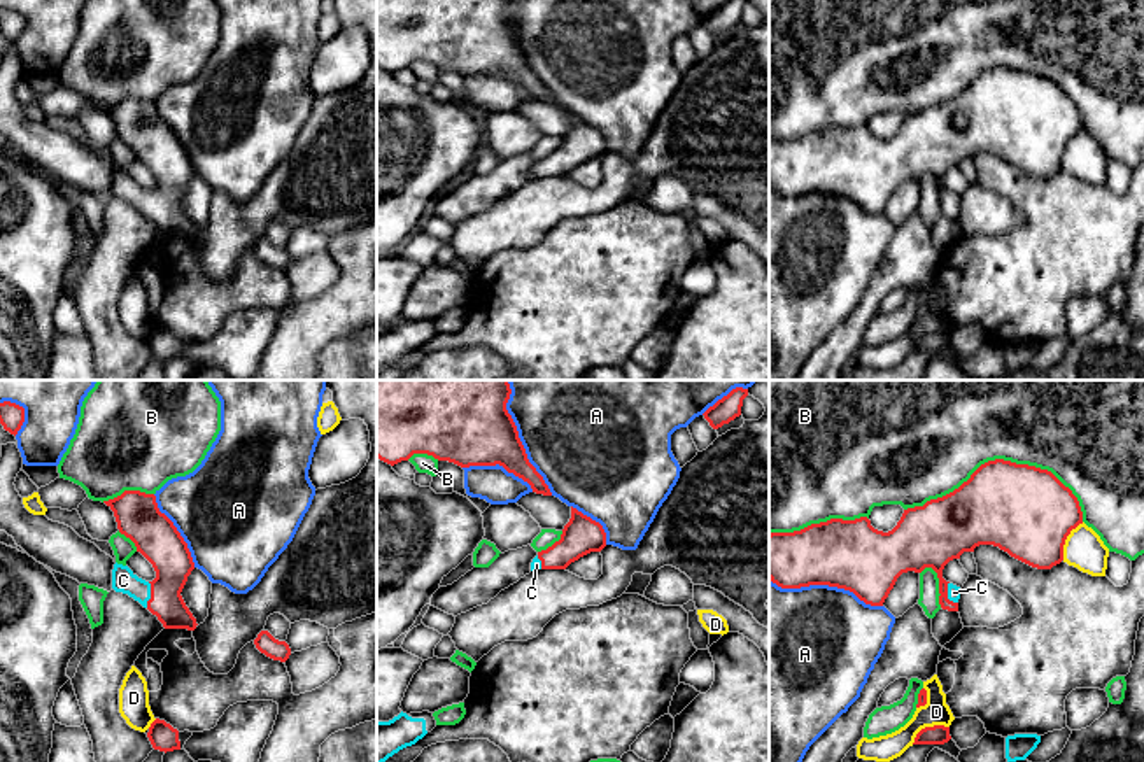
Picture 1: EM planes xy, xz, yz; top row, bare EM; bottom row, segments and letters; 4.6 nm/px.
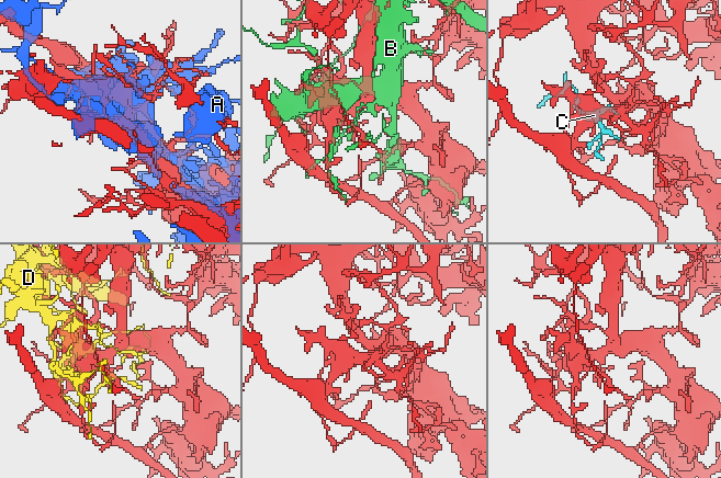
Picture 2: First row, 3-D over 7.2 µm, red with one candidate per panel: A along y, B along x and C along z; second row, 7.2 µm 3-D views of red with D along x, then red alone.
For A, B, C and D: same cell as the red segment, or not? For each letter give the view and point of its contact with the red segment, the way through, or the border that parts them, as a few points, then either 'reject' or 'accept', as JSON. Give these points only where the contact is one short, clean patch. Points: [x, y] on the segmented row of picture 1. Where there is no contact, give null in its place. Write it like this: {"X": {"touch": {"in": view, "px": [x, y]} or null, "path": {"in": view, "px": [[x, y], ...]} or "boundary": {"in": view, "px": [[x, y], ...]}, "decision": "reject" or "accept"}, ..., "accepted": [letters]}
{"A": {"touch": {"in": "xz", "px": [519, 438]}, "decision": "reject"}, "B": {"touch": {"in": "yz", "px": [1002, 459]}, "decision": "reject"}, "C": {"touch": {"in": "xy", "px": [151, 594]}, "path": {"in": "xy", "px": [[160, 542], [163, 582], [151, 594], [123, 580]]}, "decision": "accept"}, "D": {"touch": {"in": "yz", "px": [927, 727]}, "decision": "reject"}, "accepted": ["C"]}

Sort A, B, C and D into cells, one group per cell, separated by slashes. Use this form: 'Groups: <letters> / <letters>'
Groups: A / B / C / D

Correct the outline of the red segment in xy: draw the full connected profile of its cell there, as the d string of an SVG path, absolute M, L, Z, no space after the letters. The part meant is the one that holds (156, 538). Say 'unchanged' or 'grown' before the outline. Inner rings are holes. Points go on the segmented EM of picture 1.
grown; M124 490L103 503L114 512L119 533L135 543L137 552L156 571L156 578L145 582L128 566L116 562L112 589L138 601L158 617L165 629L194 631L196 618L180 596L194 562L173 522L159 512L156 496Z

